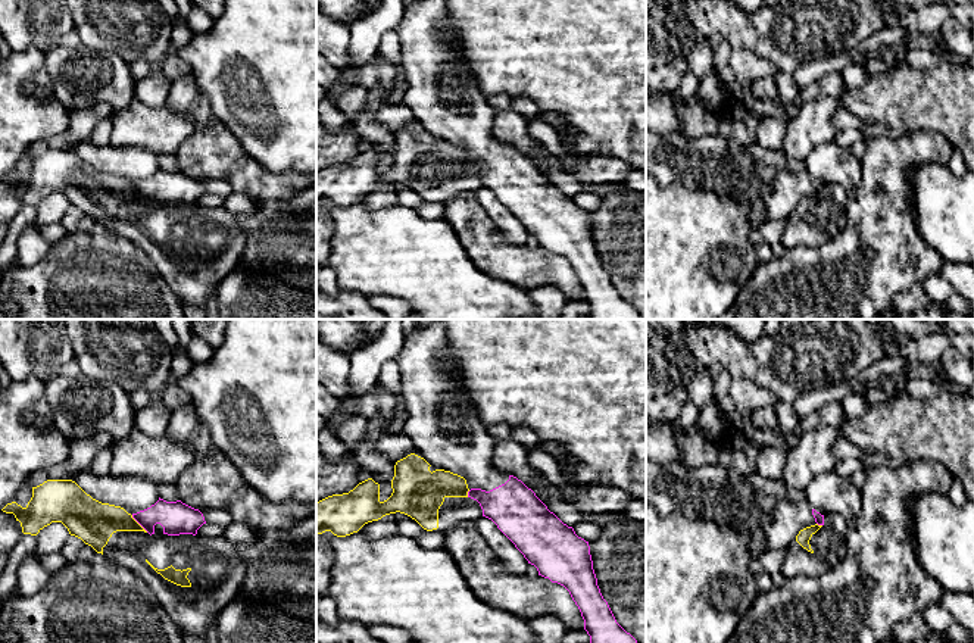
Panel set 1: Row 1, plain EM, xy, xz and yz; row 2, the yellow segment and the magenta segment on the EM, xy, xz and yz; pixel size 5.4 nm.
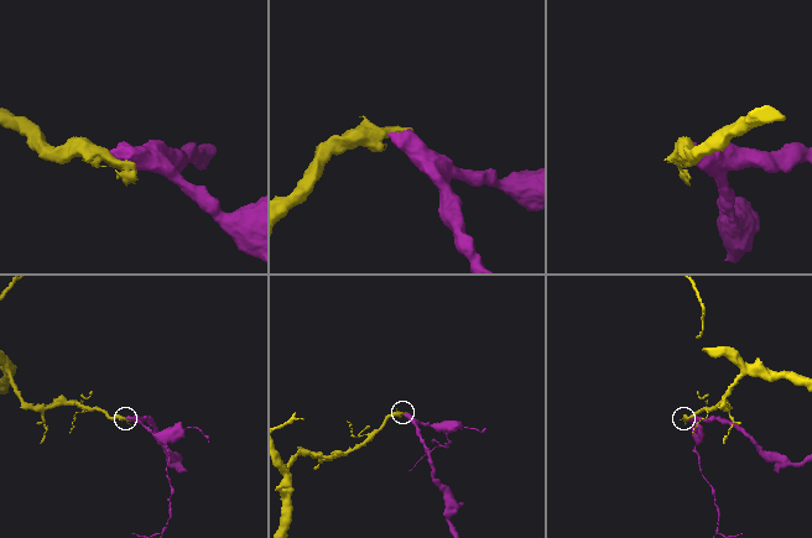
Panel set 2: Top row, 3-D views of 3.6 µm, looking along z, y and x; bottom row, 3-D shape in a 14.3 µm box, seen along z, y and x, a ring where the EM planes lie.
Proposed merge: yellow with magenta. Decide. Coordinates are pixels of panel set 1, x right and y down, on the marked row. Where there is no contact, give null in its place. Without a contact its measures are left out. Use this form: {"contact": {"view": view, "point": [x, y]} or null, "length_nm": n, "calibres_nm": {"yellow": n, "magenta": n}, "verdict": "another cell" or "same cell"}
{"contact": {"view": "xy", "point": [139, 524]}, "length_nm": 130, "calibres_nm": {"yellow": 240, "magenta": 180}, "verdict": "another cell"}

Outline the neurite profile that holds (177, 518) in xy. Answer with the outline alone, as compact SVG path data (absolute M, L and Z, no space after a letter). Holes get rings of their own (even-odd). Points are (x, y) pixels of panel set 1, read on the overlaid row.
M159 500L150 508L132 514L132 518L152 534L197 534L197 530L206 524L203 514L181 500Z

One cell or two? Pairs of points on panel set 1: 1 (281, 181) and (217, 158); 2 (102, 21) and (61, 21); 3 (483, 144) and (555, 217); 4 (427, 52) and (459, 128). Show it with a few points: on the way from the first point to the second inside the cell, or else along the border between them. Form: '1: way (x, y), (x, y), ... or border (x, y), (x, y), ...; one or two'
1: way (265, 181), (253, 180), (233, 164); one
2: border (72, 15), (74, 28); two
3: way (499, 162), (537, 200); one
4: way (428, 72), (430, 106), (439, 109); one

